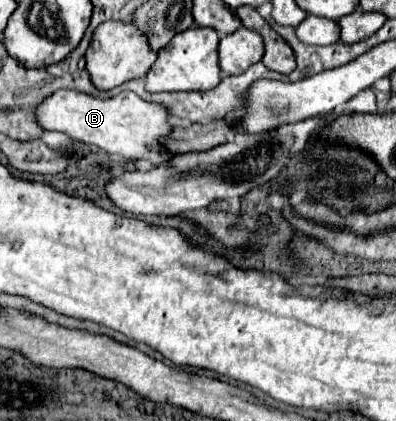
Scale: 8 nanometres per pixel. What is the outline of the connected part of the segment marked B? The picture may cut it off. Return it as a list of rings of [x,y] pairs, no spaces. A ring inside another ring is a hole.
[[[58,90],[46,96],[36,108],[36,122],[44,130],[56,130],[68,134],[72,140],[94,144],[110,156],[122,160],[150,160],[152,164],[162,164],[172,156],[160,156],[156,140],[170,132],[172,126],[166,122],[168,112],[156,102],[146,102],[134,92],[120,92],[114,98],[94,98],[78,90]]]

